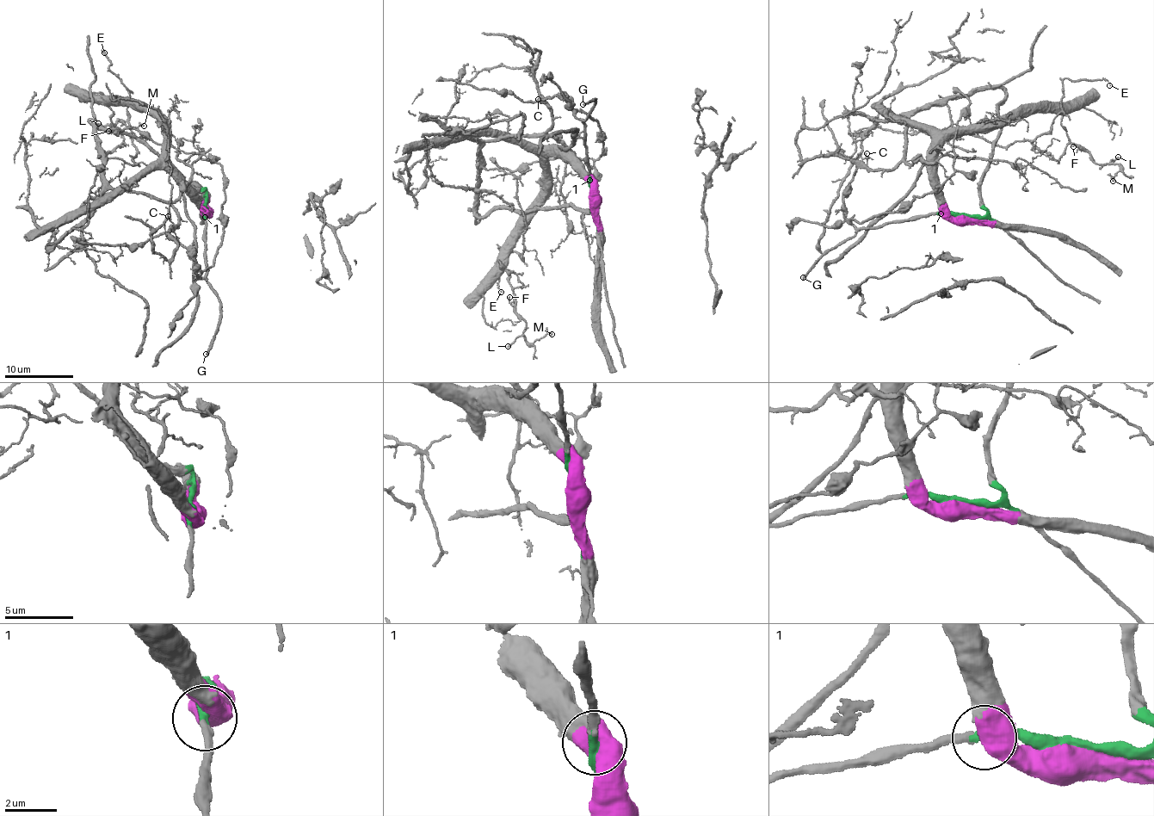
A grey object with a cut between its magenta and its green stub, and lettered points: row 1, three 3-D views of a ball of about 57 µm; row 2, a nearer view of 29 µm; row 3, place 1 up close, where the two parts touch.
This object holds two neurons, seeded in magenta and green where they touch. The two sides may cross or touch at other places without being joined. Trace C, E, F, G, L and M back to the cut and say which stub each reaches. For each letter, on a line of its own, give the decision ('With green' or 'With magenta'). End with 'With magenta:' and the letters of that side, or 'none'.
C: With green
E: With green
F: With magenta
G: With green
L: With magenta
M: With magenta
With magenta: F, L, M

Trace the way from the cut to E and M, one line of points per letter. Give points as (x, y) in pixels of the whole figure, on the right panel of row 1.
E: (967, 216), (986, 211), (1004, 92), (952, 95), (954, 129), (1000, 146), (1051, 128), (1065, 78), (1110, 85)
M: (967, 216), (950, 215), (938, 182), (945, 142), (1037, 110), (1062, 115), (1098, 165), (1119, 166), (1113, 181)

